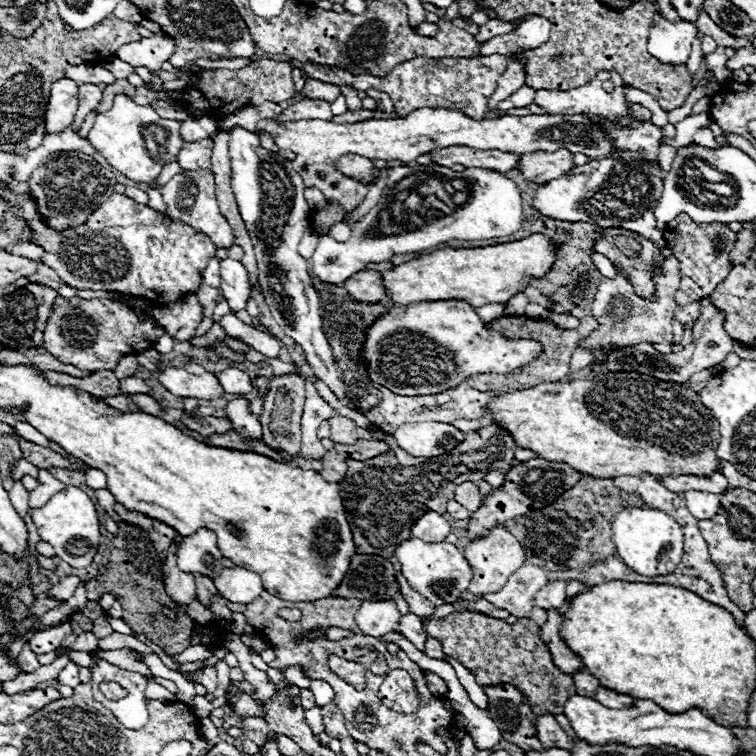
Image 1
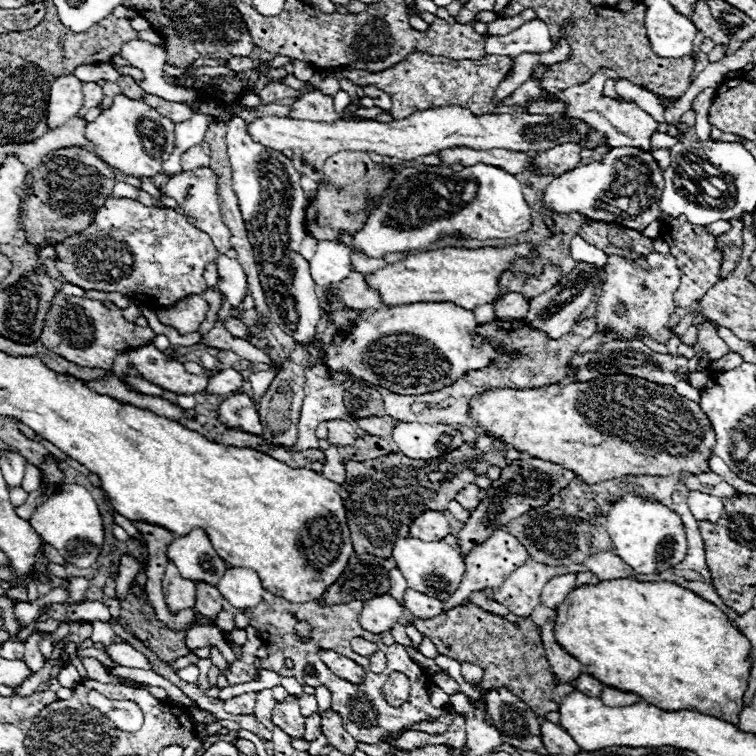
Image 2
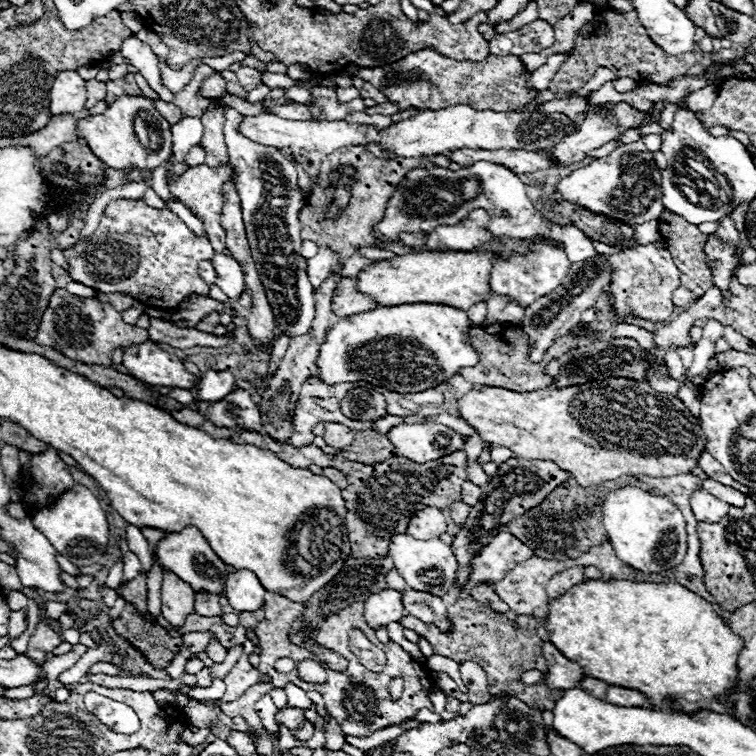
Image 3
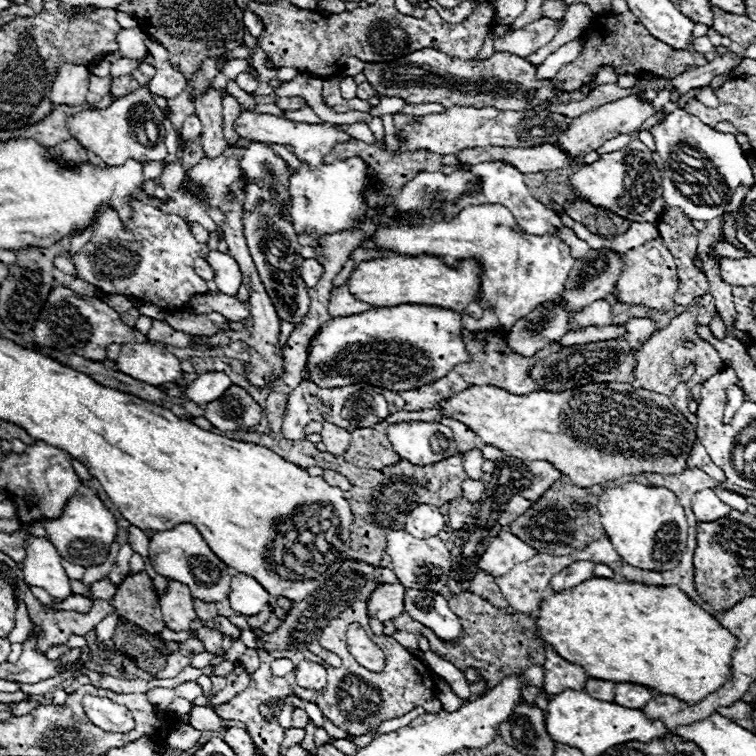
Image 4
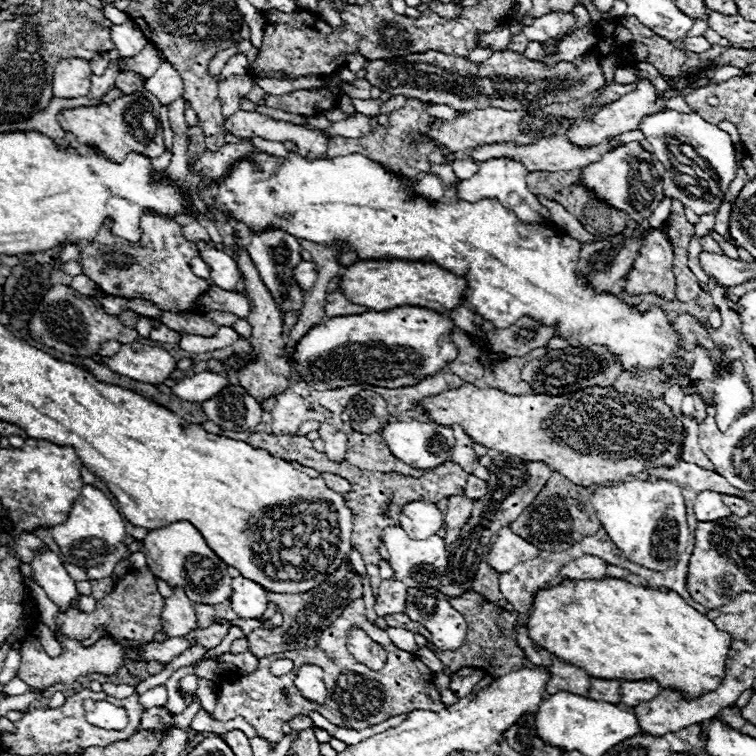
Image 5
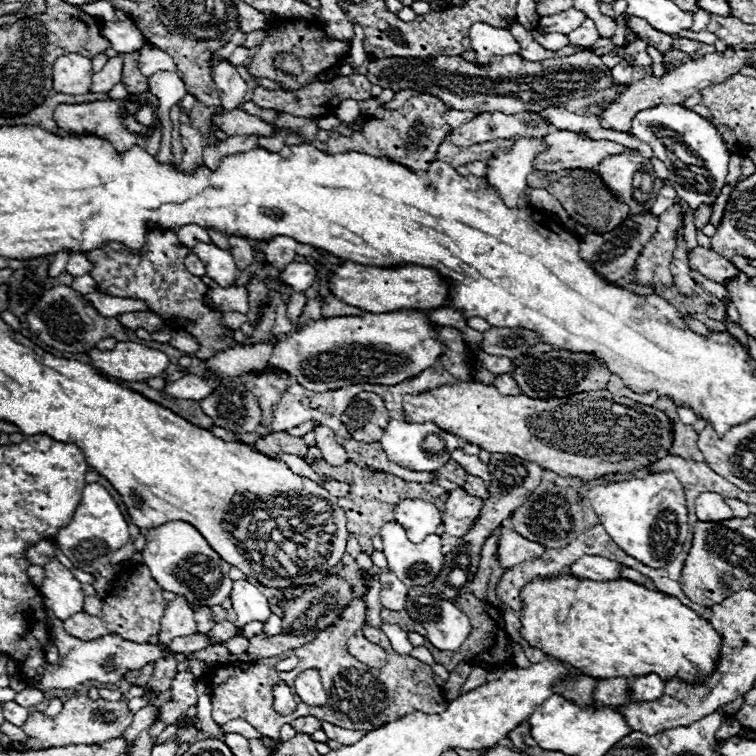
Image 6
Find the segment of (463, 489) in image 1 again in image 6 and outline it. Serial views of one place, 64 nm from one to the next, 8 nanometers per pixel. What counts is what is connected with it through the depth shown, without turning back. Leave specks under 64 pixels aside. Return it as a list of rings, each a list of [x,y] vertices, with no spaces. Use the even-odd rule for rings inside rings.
[[[466,474],[466,484],[464,484],[464,490],[471,495],[482,499],[489,497],[487,486],[482,478],[478,476],[472,476],[472,474]]]

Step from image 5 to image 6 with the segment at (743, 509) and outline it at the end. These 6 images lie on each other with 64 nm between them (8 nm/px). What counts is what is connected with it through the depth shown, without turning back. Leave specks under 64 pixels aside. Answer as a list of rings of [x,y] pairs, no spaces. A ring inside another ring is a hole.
[[[726,498],[726,504],[730,504],[730,508],[732,508],[732,512],[734,512],[736,518],[746,518],[746,516],[750,516],[748,504],[744,504],[744,502],[740,502],[740,500],[734,500],[734,498]]]

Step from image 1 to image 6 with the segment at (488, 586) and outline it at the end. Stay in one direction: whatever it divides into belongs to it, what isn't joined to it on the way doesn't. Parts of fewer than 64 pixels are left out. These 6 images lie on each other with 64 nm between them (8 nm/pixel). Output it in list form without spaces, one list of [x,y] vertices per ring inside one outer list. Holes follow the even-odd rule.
[[[502,528],[502,536],[498,540],[498,562],[502,568],[512,568],[514,564],[534,560],[544,552],[546,548],[542,544],[526,540],[512,528]]]

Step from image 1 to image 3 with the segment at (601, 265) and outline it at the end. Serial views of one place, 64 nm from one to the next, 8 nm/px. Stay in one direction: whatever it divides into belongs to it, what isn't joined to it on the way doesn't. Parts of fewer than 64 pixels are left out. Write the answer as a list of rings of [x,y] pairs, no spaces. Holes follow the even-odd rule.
[[[478,162],[468,168],[460,168],[456,172],[448,168],[416,168],[412,170],[406,180],[400,182],[396,192],[390,196],[384,212],[384,220],[374,226],[374,232],[380,234],[376,240],[380,246],[396,244],[400,232],[432,232],[436,226],[442,224],[458,224],[462,222],[474,208],[484,208],[492,214],[492,222],[488,230],[496,236],[508,236],[508,238],[530,238],[548,234],[554,240],[560,240],[566,246],[566,254],[570,256],[570,262],[580,262],[596,254],[592,242],[576,228],[576,226],[560,226],[550,224],[538,208],[532,204],[532,200],[526,194],[524,182],[514,174],[510,168],[494,162]],[[508,212],[504,218],[502,214]]]

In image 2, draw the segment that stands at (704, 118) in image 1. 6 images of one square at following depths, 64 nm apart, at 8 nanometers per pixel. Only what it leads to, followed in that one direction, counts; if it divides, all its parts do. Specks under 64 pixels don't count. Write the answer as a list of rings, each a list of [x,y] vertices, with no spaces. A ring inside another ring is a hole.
[[[658,132],[658,134],[654,134],[654,136],[650,138],[652,150],[656,150],[656,148],[668,148],[668,146],[672,146],[674,142],[676,142],[676,138],[672,138],[672,136],[668,136],[668,134],[662,134],[662,132]]]

